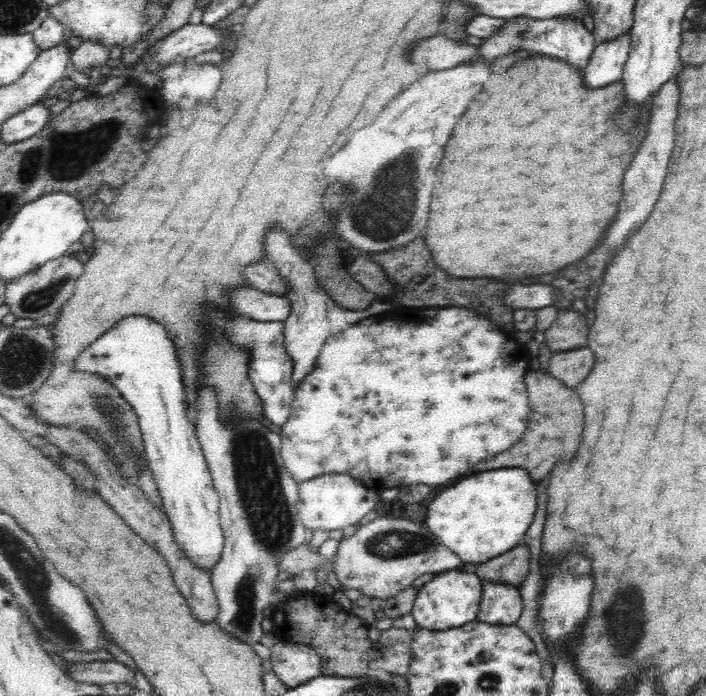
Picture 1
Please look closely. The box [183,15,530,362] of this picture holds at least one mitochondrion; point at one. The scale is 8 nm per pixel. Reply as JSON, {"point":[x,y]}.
{"point":[383,215]}

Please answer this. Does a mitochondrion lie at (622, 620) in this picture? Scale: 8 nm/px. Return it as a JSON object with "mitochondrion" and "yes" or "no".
{"mitochondrion":"yes"}

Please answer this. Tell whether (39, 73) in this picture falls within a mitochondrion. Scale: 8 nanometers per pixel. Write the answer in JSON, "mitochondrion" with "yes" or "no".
{"mitochondrion":"no"}

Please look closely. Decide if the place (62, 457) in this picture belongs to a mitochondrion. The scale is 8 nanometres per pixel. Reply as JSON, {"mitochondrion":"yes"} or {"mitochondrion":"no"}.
{"mitochondrion":"no"}

